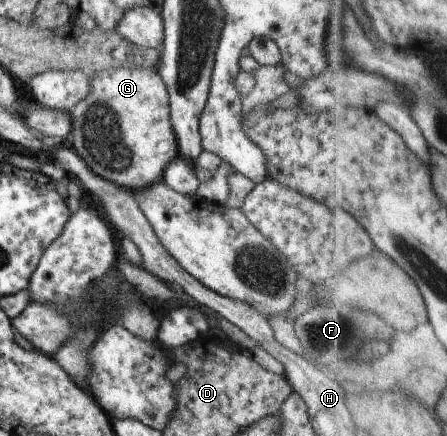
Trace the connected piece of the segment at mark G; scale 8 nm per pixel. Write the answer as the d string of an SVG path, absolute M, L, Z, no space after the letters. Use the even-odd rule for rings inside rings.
M112 66L94 73L92 78L91 91L69 111L73 126L71 146L94 174L123 189L138 192L162 181L165 168L178 156L179 148L170 118L167 86L159 72L154 67Z

